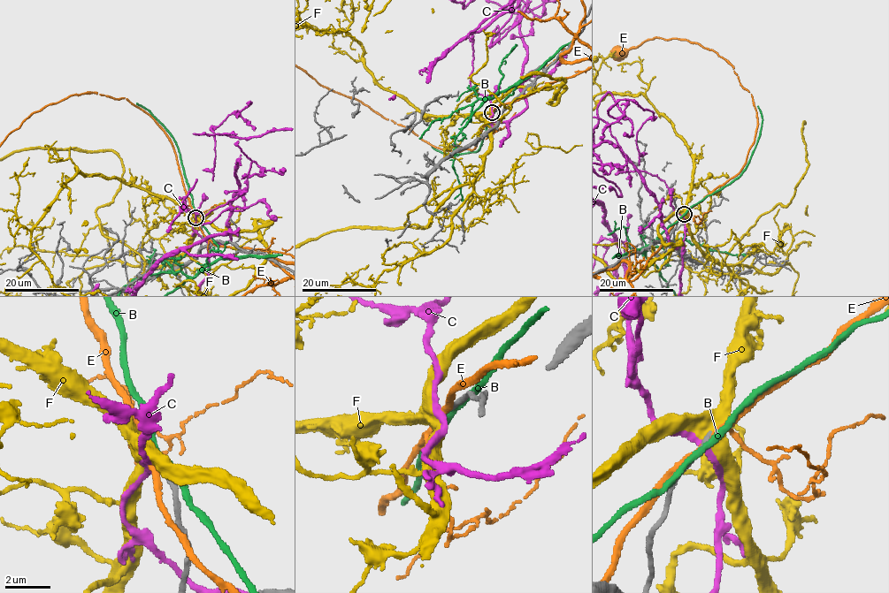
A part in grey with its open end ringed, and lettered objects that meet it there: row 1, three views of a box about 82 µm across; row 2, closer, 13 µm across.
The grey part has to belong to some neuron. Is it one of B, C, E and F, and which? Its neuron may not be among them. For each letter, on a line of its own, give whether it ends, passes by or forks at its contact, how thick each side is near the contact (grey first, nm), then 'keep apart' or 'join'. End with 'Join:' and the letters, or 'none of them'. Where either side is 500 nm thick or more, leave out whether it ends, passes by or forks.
B: it passes by; calibres 200 and 240 nm; keep apart
C: it passes by; calibres 240 and 280 nm; keep apart
E: it passes by; calibres 260 and 280 nm; keep apart
F: it forks; calibres 220 and 480 nm; keep apart
Join: none of them

